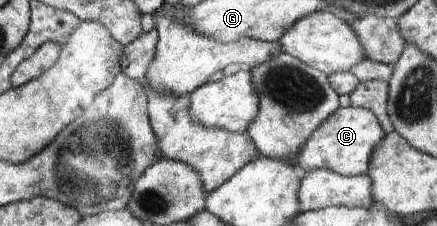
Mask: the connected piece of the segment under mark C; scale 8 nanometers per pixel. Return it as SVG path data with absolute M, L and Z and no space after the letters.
M340 107L317 128L293 162L291 159L282 161L292 166L300 178L311 169L329 169L345 176L365 175L373 152L385 137L387 134L373 111L361 107Z

